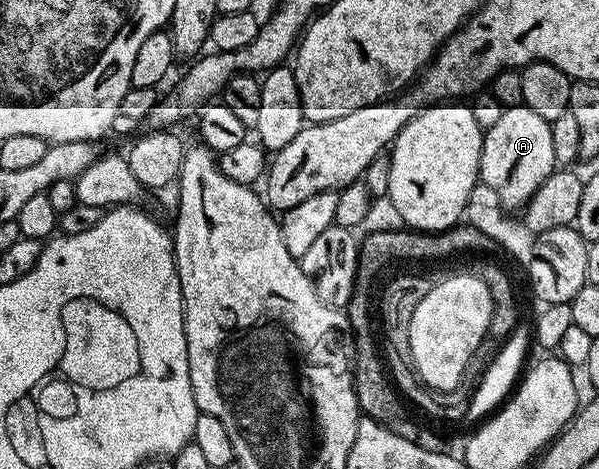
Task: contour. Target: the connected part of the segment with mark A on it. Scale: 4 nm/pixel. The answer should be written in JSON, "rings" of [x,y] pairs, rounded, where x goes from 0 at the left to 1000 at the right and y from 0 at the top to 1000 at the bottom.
{"rings":[[[871,224],[845,230],[836,258],[830,258],[830,267],[823,267],[823,275],[806,281],[800,377],[806,394],[818,399],[830,412],[841,443],[878,443],[881,429],[891,420],[900,397],[920,375],[928,356],[930,350],[923,335],[920,264],[910,258],[910,249],[896,249],[896,241],[890,241],[890,232]]]}

